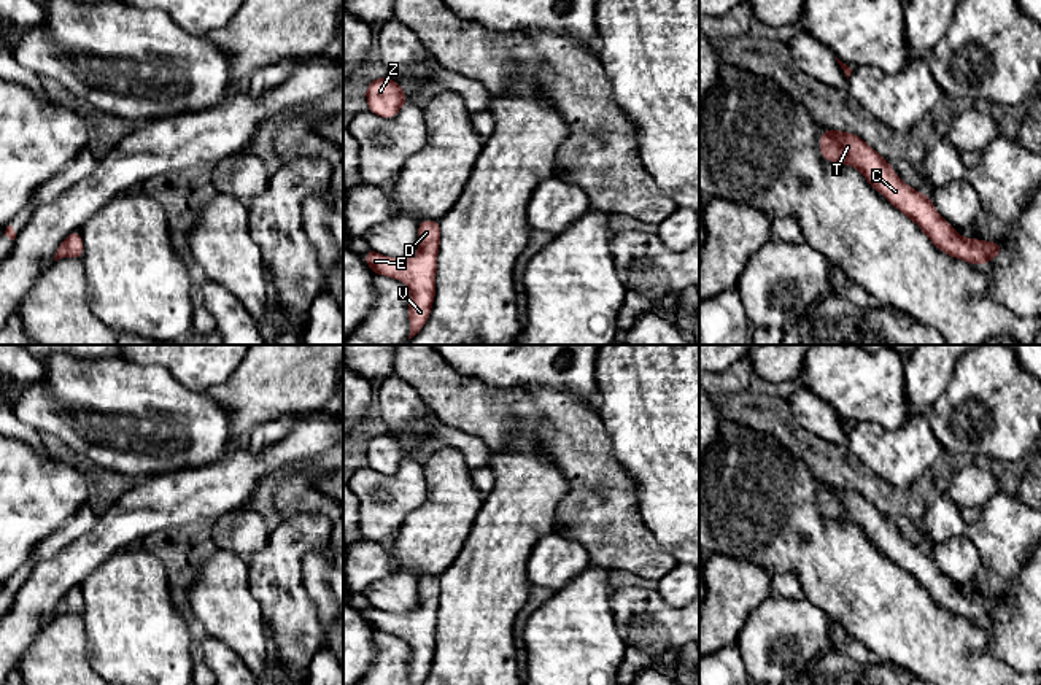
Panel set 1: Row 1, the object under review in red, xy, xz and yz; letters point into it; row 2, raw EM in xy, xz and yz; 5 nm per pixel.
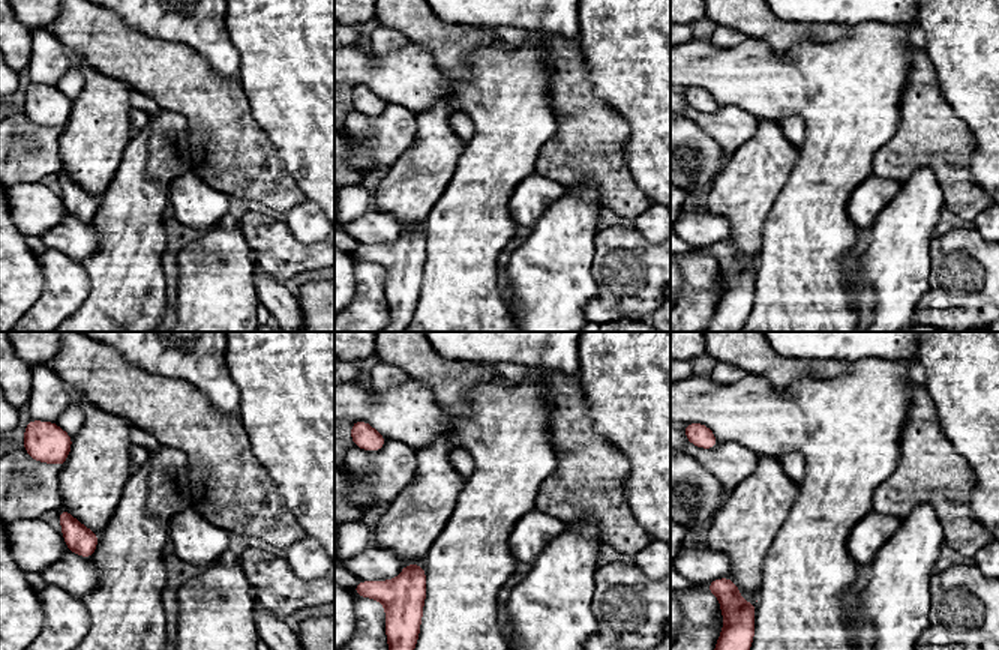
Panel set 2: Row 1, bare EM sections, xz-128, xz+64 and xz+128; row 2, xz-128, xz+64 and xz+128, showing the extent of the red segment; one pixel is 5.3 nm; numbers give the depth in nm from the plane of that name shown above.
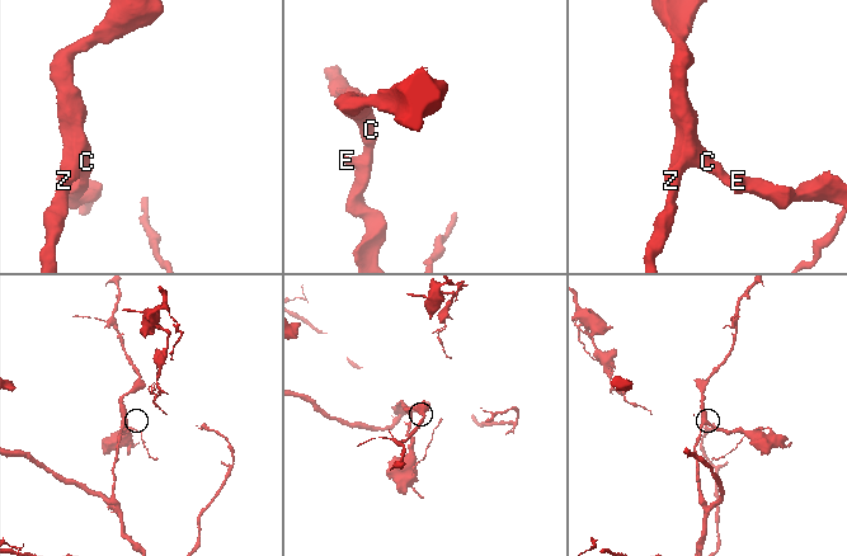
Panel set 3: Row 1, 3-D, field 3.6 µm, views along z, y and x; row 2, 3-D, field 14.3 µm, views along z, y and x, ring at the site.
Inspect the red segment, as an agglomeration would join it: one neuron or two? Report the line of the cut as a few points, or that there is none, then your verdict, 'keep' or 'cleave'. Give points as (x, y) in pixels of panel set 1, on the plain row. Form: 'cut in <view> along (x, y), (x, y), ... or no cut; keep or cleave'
no cut; keep

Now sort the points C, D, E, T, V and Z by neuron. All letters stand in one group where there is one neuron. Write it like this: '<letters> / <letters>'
C D E T V Z

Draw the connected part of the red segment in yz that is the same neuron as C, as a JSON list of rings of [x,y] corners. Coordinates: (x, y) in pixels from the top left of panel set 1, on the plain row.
[[[826,485],[820,491],[820,509],[825,517],[857,523],[868,539],[877,545],[893,563],[912,575],[933,601],[952,613],[974,621],[1001,610],[996,598],[962,594],[957,586],[944,577],[931,555],[904,540],[893,528],[887,515],[877,510],[857,490]]]

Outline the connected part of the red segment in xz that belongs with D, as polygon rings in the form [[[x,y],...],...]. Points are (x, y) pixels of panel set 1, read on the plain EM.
[[[434,575],[418,579],[420,609],[393,615],[366,606],[366,620],[375,631],[388,631],[404,637],[412,648],[408,660],[410,685],[423,685],[426,680],[435,650],[437,607],[440,601],[440,580]]]

